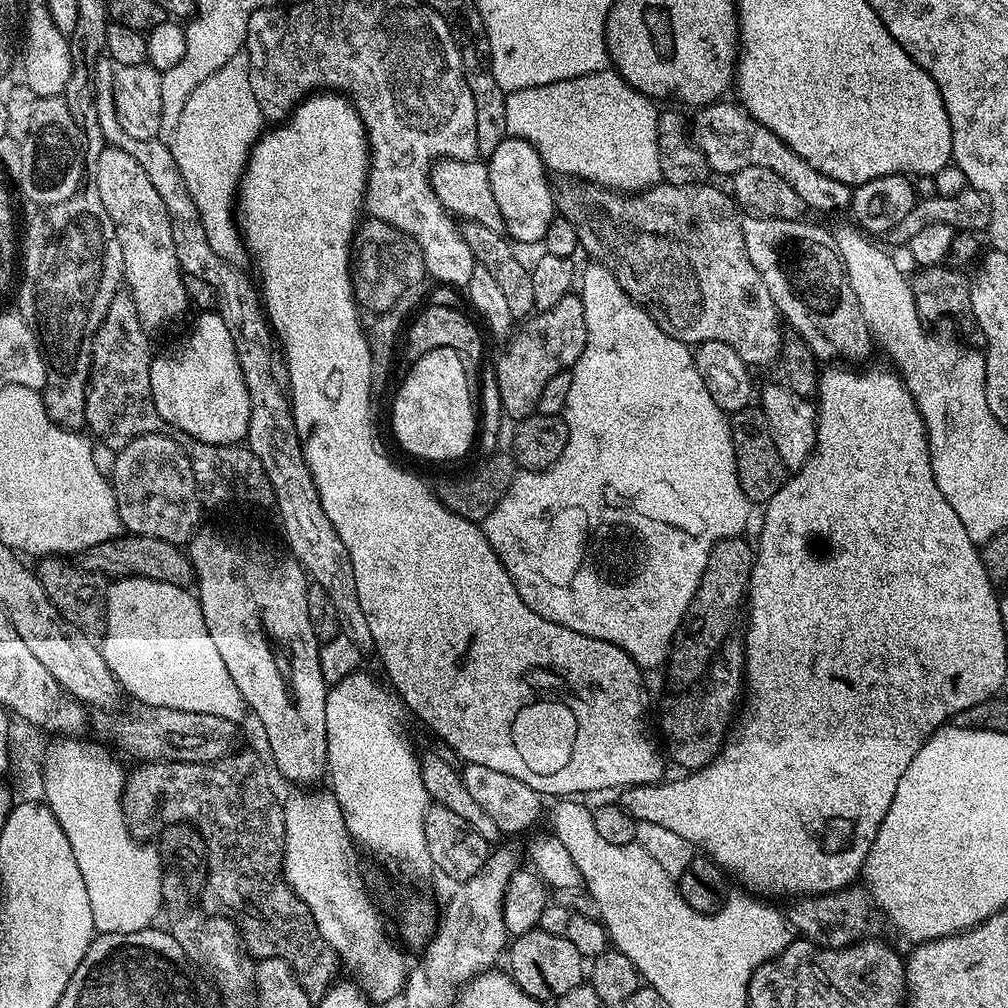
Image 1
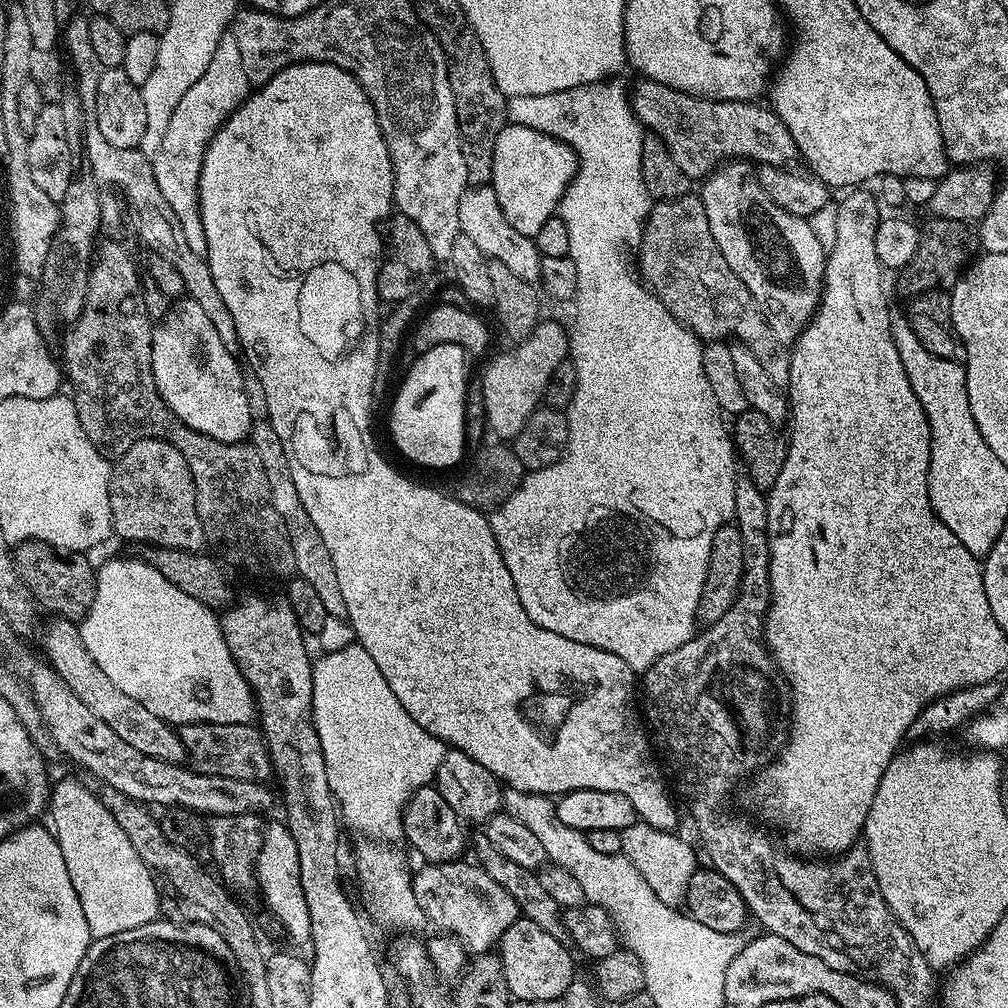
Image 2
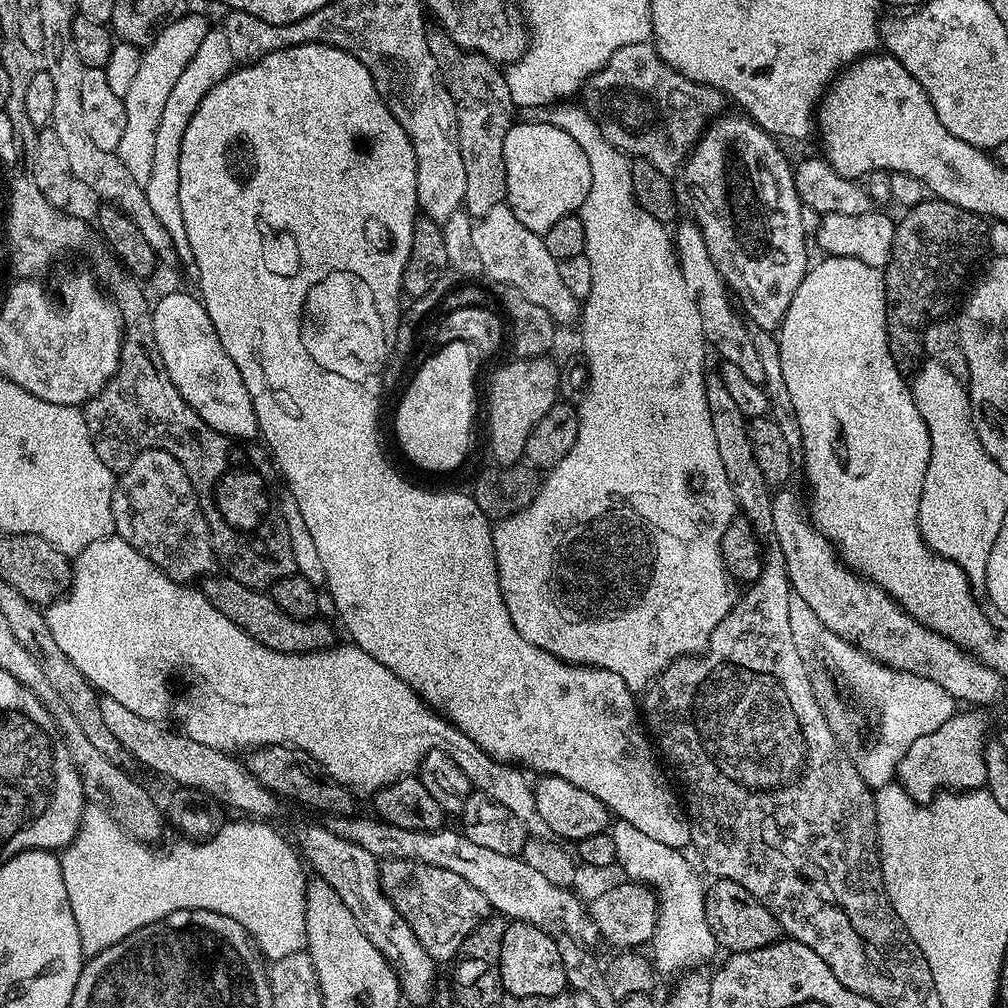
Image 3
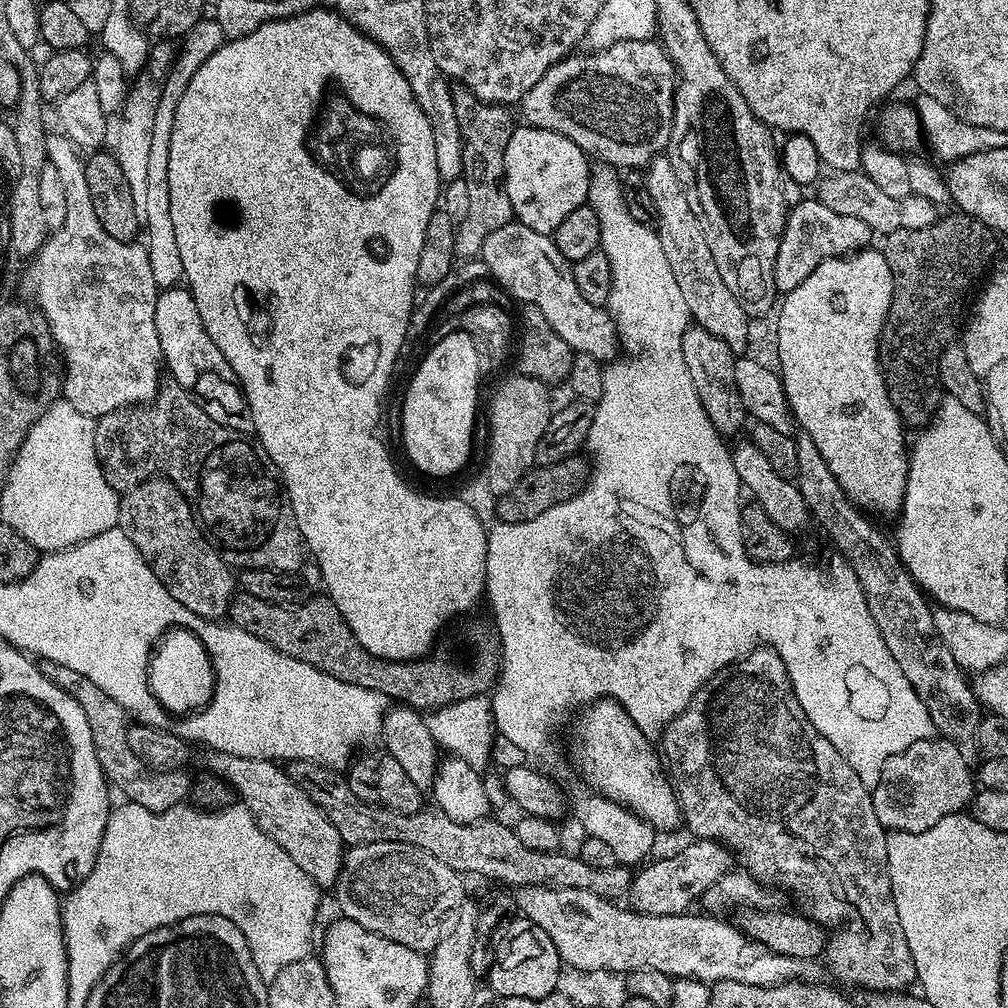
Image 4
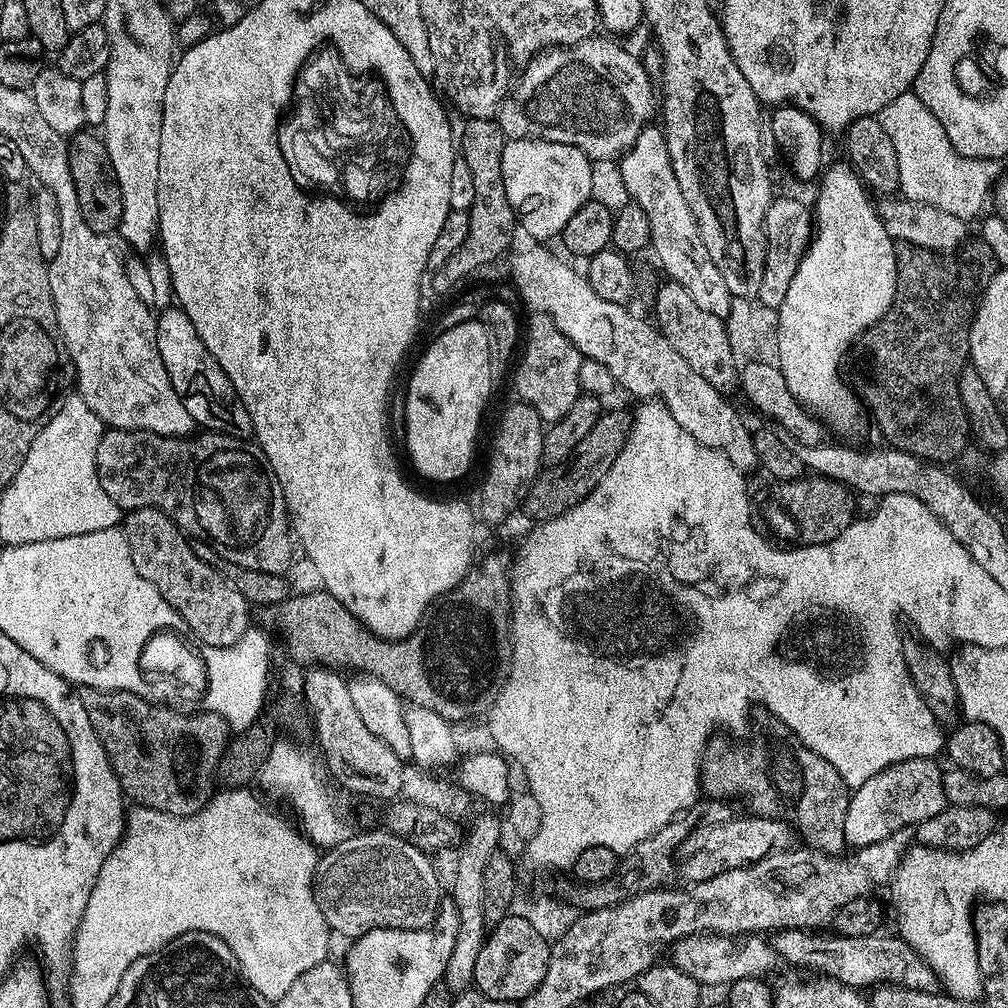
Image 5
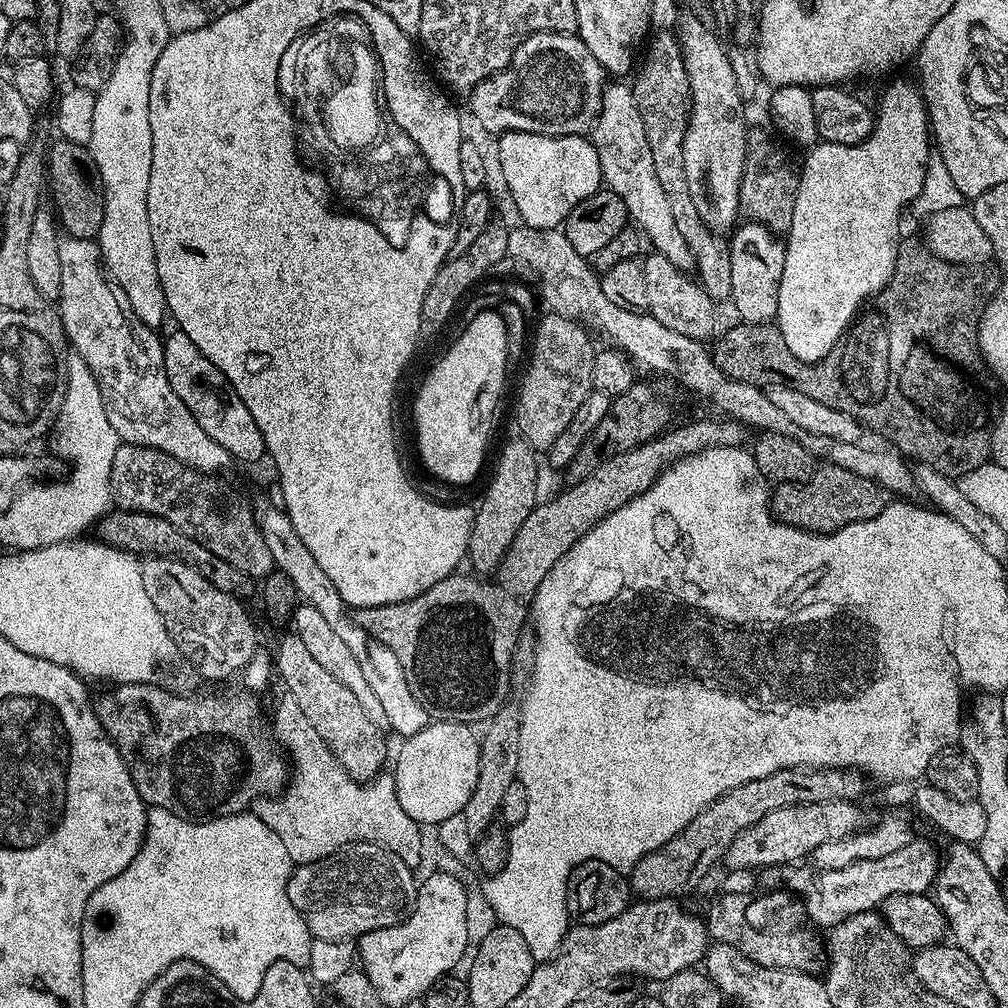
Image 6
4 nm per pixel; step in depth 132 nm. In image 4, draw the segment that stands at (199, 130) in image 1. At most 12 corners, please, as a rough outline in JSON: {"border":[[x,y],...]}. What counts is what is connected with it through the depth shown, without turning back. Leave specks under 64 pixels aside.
{"border":[[214,18],[179,41],[154,113],[146,247],[160,290],[184,280],[170,219],[174,110],[198,66],[225,42]]}

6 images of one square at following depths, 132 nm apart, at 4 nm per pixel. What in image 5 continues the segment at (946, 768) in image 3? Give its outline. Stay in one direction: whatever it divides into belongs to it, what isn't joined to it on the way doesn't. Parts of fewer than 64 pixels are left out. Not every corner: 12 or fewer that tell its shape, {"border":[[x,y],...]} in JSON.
{"border":[[932,758],[879,772],[851,793],[844,839],[882,842],[946,807]]}

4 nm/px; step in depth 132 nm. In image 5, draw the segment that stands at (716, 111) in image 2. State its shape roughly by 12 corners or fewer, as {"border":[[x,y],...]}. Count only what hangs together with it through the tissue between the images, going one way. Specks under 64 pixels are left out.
{"border":[[615,39],[533,56],[494,119],[593,162],[658,112],[653,77]]}

